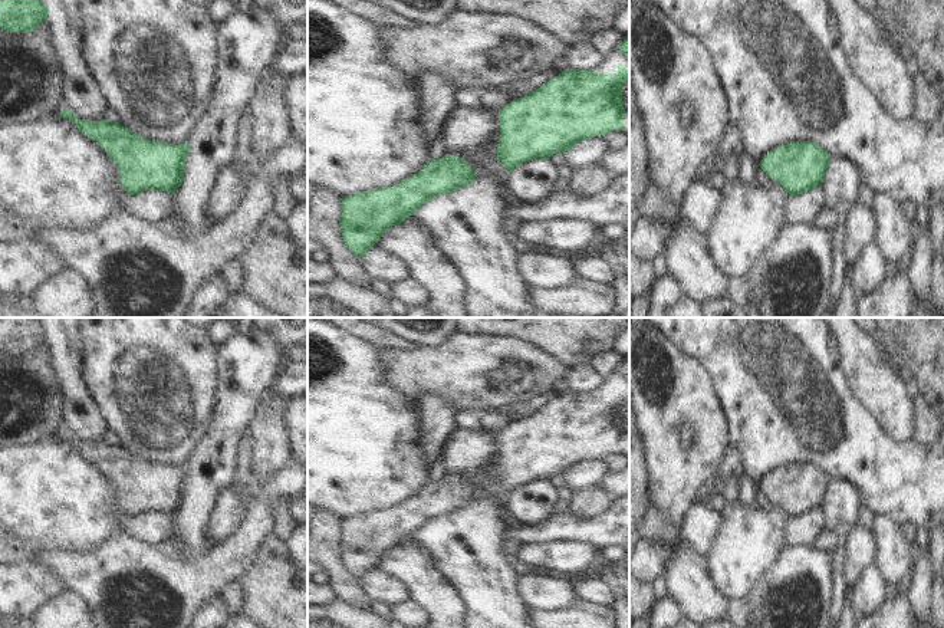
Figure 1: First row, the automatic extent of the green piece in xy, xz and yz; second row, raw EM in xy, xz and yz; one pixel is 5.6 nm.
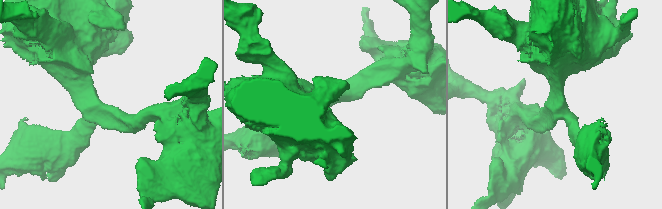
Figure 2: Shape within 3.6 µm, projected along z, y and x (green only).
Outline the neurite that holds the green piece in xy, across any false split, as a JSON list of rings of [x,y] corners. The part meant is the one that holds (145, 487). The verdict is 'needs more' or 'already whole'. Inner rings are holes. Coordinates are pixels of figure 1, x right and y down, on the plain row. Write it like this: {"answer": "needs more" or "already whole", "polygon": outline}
{"answer": "already whole", "polygon": [[[70,431],[59,435],[59,440],[72,441],[82,456],[105,471],[119,490],[128,517],[144,513],[174,516],[182,506],[190,464],[154,464],[119,444],[79,441]]]}

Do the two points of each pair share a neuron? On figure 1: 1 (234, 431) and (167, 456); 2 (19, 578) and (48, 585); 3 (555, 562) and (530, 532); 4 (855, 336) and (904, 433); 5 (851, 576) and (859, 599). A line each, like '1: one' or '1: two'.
1: two
2: one
3: two
4: one
5: two

